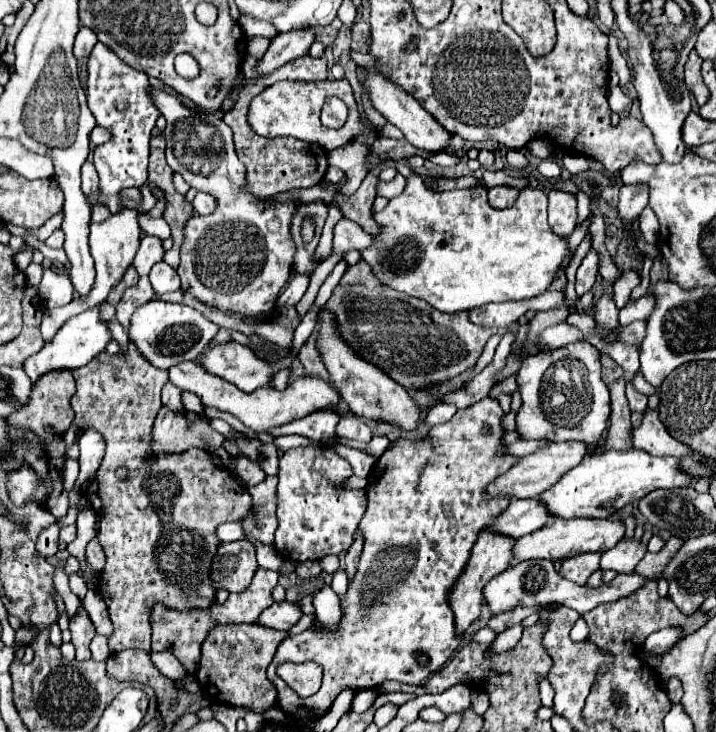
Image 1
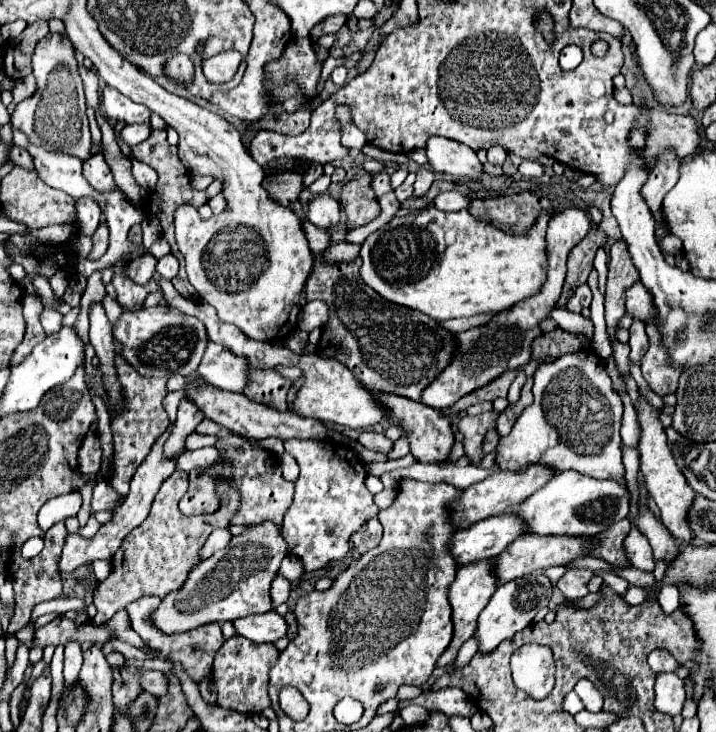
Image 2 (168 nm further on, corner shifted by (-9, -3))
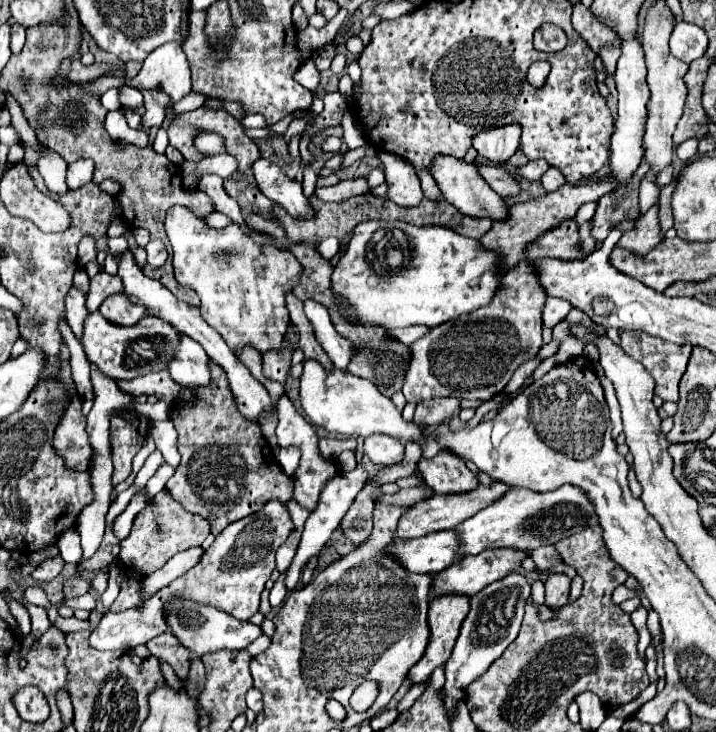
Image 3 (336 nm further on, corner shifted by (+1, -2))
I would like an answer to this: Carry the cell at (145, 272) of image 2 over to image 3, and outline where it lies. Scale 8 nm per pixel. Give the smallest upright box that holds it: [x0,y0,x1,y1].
[86,272,124,314]

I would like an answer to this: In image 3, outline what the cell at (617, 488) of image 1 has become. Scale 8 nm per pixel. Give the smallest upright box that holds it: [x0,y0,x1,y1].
[456,484,598,558]

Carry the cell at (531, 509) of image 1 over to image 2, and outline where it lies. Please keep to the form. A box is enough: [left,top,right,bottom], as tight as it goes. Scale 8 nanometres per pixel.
[450,513,524,565]

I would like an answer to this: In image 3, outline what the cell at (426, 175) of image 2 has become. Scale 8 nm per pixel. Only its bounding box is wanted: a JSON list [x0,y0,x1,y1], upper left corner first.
[378,152,424,206]

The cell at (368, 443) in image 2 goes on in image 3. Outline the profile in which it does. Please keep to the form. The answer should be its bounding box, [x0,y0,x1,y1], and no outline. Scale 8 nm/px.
[364,434,404,466]

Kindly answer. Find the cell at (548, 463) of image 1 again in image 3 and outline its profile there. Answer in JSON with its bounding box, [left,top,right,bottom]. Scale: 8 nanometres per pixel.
[396,482,510,538]

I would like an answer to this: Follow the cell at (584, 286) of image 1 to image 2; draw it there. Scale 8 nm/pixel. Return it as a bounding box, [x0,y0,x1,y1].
[568,283,592,313]

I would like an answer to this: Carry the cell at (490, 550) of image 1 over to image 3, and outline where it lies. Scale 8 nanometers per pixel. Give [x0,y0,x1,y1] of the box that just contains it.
[408,596,470,684]

